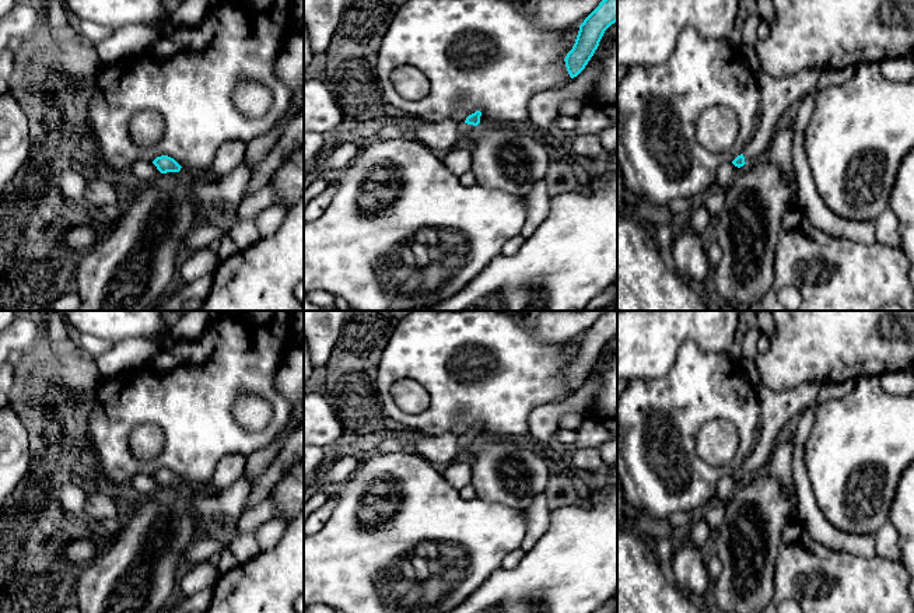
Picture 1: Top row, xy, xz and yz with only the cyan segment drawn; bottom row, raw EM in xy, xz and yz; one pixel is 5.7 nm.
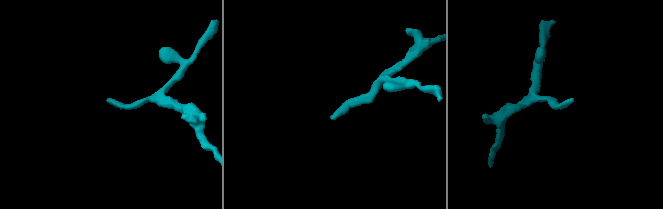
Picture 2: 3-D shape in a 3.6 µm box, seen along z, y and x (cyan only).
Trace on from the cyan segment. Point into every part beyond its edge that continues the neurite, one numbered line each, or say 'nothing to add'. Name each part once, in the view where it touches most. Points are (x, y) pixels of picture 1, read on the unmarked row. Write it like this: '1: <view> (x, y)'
1: xz (463, 442)

